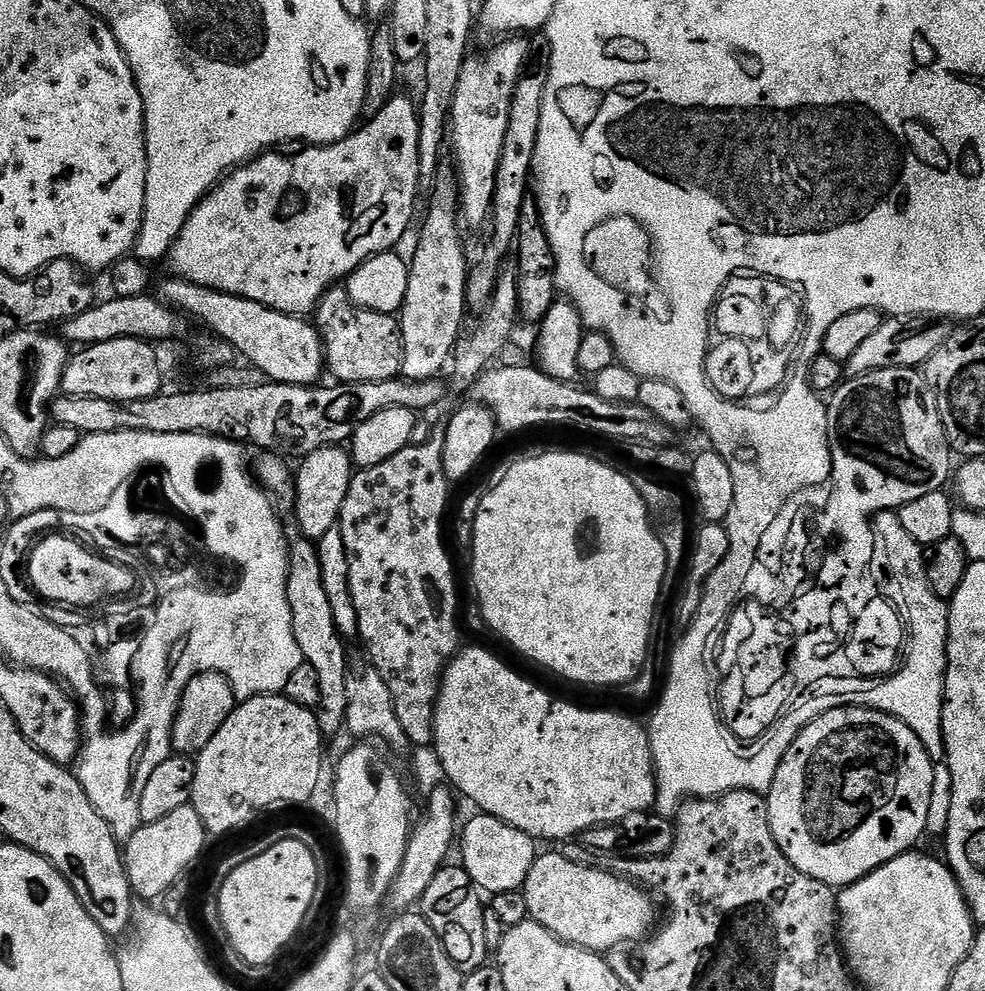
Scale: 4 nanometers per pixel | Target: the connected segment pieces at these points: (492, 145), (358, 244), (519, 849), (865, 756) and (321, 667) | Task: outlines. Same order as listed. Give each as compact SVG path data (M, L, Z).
M504 38L481 60L469 58L462 66L450 117L450 152L454 157L456 177L460 180L460 218L465 229L489 223L496 189L498 162L506 126L510 122L510 102L518 78L529 63L528 44L524 38Z
M393 95L388 105L374 119L361 123L359 127L349 132L344 140L334 140L331 144L296 146L291 150L269 150L229 172L188 215L188 220L182 226L178 238L172 243L172 248L166 257L169 273L186 282L194 282L198 286L206 286L231 296L253 300L262 306L272 308L275 312L284 312L288 316L304 318L315 313L316 305L328 293L329 288L347 281L352 271L365 264L371 256L376 256L380 252L393 251L397 247L396 243L407 234L408 227L412 224L412 215L416 212L416 195L422 187L418 162L420 113L415 99L411 100L408 96L400 95Z
M476 814L476 817L465 828L463 825L462 840L463 836L464 860L462 860L462 866L470 874L472 883L476 885L477 889L483 890L485 893L488 891L488 894L519 892L523 889L526 882L526 874L530 874L530 866L534 866L538 855L537 841L533 840L531 836L526 835L522 830L518 830L498 818L483 814Z
M859 706L824 712L792 739L778 774L774 774L774 782L766 793L770 830L782 854L802 874L843 890L919 845L916 843L920 835L923 837L928 830L926 814L930 814L935 769L918 734L898 718Z
M303 538L293 539L290 544L288 558L288 601L292 615L292 639L298 642L303 663L314 666L318 674L318 682L322 682L319 711L316 712L318 726L325 737L332 738L346 725L346 674L350 657L344 653L345 637L341 636L334 622L334 614L330 611L330 602L326 599L326 589L322 587L322 566L316 557L316 544Z

